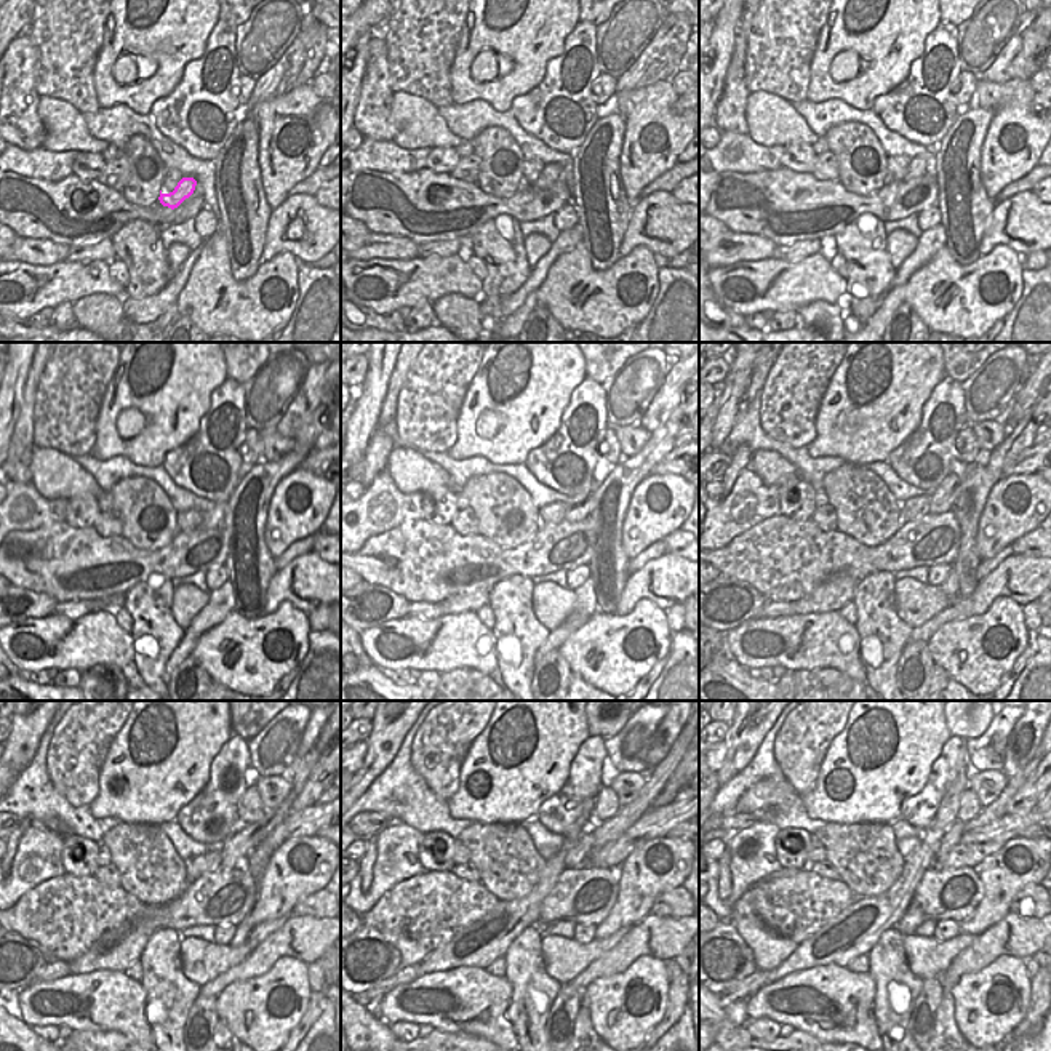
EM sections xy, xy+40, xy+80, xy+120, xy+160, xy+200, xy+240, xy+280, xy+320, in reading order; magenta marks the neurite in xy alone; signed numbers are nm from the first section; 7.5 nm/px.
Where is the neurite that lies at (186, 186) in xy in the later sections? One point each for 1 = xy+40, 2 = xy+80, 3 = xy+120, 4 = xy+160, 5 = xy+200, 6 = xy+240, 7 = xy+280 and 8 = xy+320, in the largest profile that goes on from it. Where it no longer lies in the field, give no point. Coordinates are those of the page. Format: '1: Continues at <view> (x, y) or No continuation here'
1: Continues at xy+40 (551, 173)
2: Continues at xy+80 (917, 167)
3: Continues at xy+120 (211, 520)
4: Continues at xy+160 (579, 506)
5: Continues at xy+200 (943, 499)
6: Continues at xy+240 (235, 848)
7: Continues at xy+280 (607, 832)
8: Continues at xy+320 (997, 810).

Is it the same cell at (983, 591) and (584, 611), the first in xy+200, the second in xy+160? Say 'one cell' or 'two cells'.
two cells

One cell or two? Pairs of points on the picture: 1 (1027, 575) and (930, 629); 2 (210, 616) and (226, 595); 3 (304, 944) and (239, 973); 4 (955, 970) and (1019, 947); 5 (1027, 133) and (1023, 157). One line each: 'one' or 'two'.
1: one
2: one
3: one
4: one
5: one

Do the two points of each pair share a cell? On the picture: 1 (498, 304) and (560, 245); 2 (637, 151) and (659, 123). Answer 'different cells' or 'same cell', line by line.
1: same cell
2: same cell

